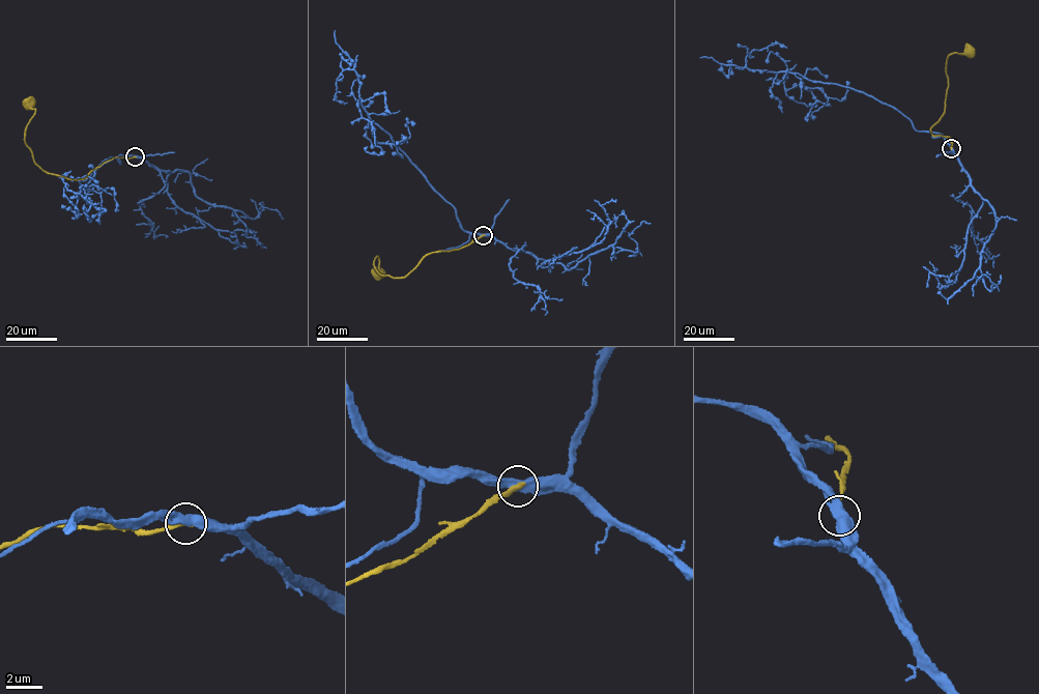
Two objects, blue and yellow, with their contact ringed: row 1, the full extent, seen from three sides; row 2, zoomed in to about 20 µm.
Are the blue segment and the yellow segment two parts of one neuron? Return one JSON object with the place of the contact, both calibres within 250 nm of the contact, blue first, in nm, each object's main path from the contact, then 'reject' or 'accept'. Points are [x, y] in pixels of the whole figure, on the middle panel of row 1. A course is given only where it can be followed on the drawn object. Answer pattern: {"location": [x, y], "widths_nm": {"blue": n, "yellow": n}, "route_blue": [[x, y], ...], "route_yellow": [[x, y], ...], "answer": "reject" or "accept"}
{"location": [483, 235], "widths_nm": {"blue": 480, "yellow": 280}, "route_blue": [[484, 234], [461, 228], [456, 209], [370, 119], [358, 76], [348, 68], [336, 84], [336, 99], [347, 103]], "route_yellow": [[484, 234], [461, 248], [429, 253], [407, 276], [381, 275], [373, 264], [376, 256], [382, 275], [379, 272]], "answer": "reject"}

